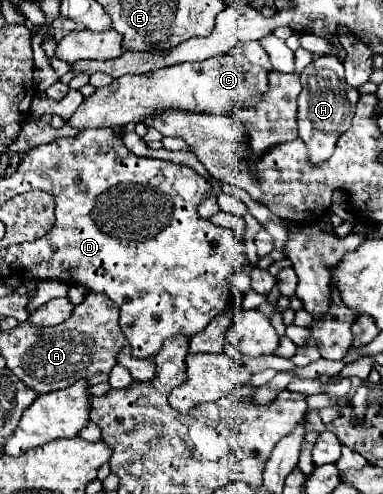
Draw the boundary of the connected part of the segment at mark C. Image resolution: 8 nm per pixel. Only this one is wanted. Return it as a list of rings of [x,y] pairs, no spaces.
[[[233,54],[215,56],[203,62],[183,62],[167,68],[153,70],[149,74],[121,76],[109,86],[97,88],[95,94],[77,108],[67,122],[73,128],[109,128],[129,122],[143,122],[147,116],[155,116],[165,108],[183,108],[191,112],[227,114],[237,102],[251,102],[251,94],[261,94],[267,88],[267,72],[261,66],[249,64]]]

